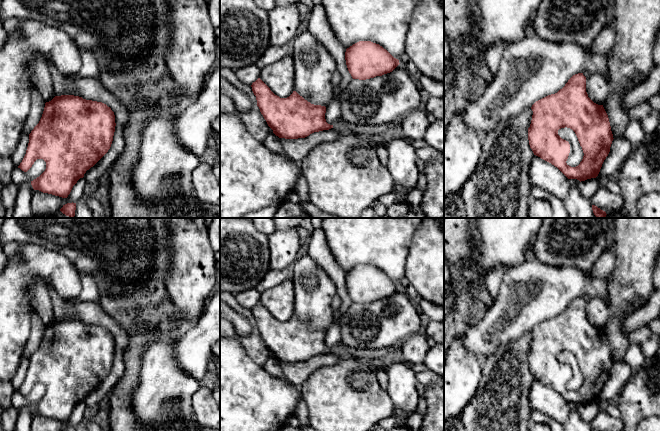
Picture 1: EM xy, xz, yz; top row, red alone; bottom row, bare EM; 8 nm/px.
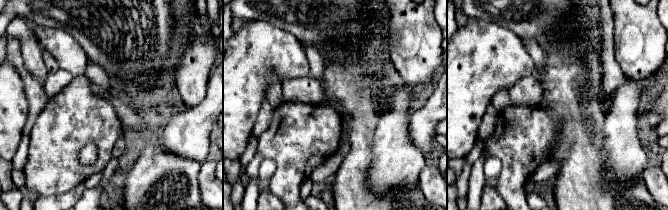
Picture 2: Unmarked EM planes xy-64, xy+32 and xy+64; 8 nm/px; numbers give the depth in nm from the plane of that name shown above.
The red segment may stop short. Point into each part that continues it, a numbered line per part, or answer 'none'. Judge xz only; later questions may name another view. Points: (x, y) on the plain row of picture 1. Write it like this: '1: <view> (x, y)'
none

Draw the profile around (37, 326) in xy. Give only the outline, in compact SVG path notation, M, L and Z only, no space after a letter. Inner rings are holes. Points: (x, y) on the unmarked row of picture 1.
M34 311L31 315L30 336L23 351L23 357L30 358L34 351L39 347L45 331L45 325L40 316Z

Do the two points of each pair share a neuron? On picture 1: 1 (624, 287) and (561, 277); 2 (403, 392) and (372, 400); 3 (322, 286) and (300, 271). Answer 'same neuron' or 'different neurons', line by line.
1: different neurons
2: different neurons
3: same neuron

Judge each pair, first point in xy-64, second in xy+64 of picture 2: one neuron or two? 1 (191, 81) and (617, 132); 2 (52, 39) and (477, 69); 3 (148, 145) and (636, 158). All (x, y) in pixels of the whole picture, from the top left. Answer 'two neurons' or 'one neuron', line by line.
1: two neurons
2: one neuron
3: one neuron

